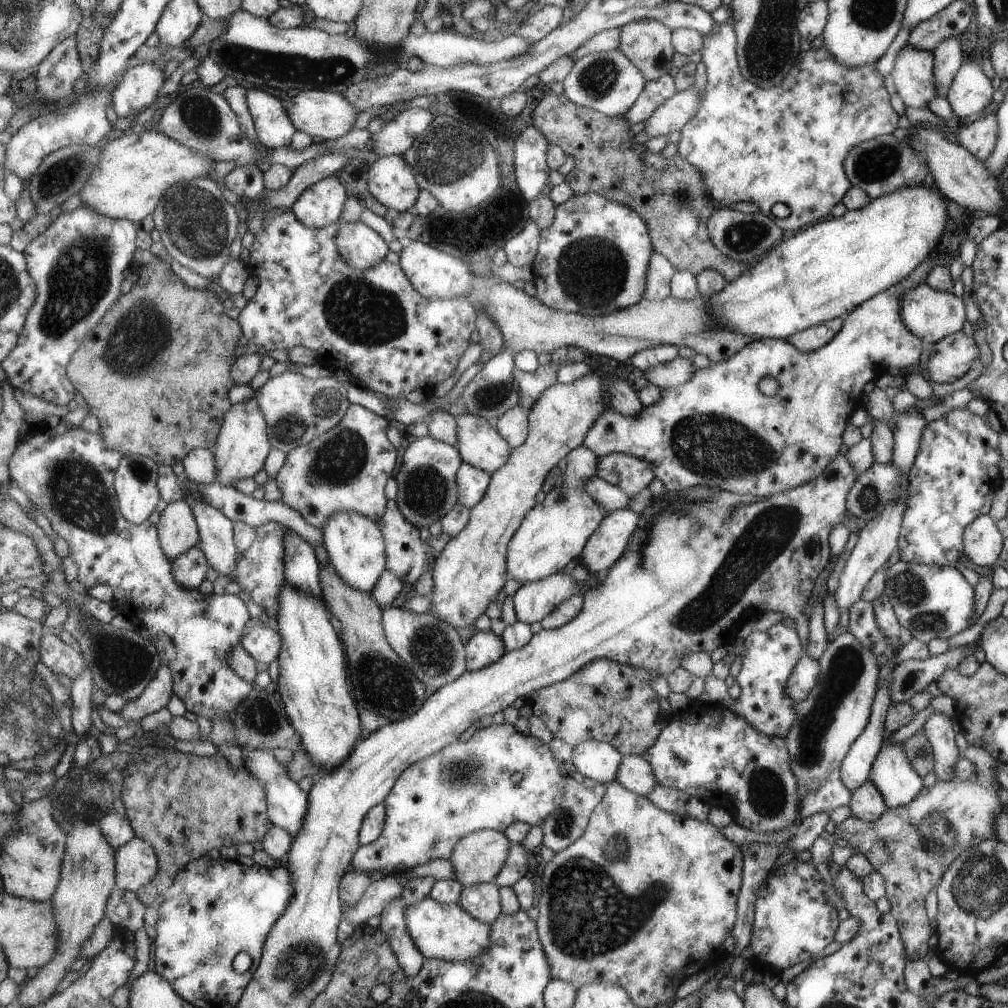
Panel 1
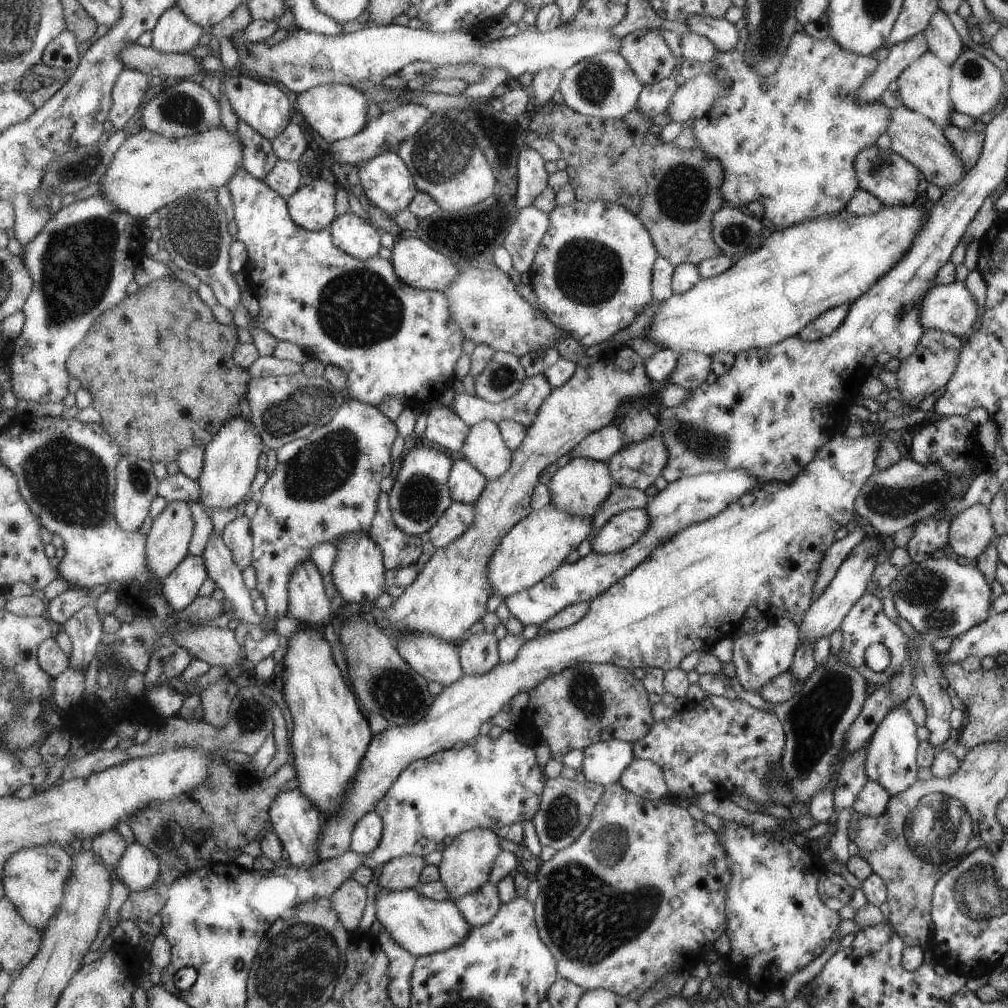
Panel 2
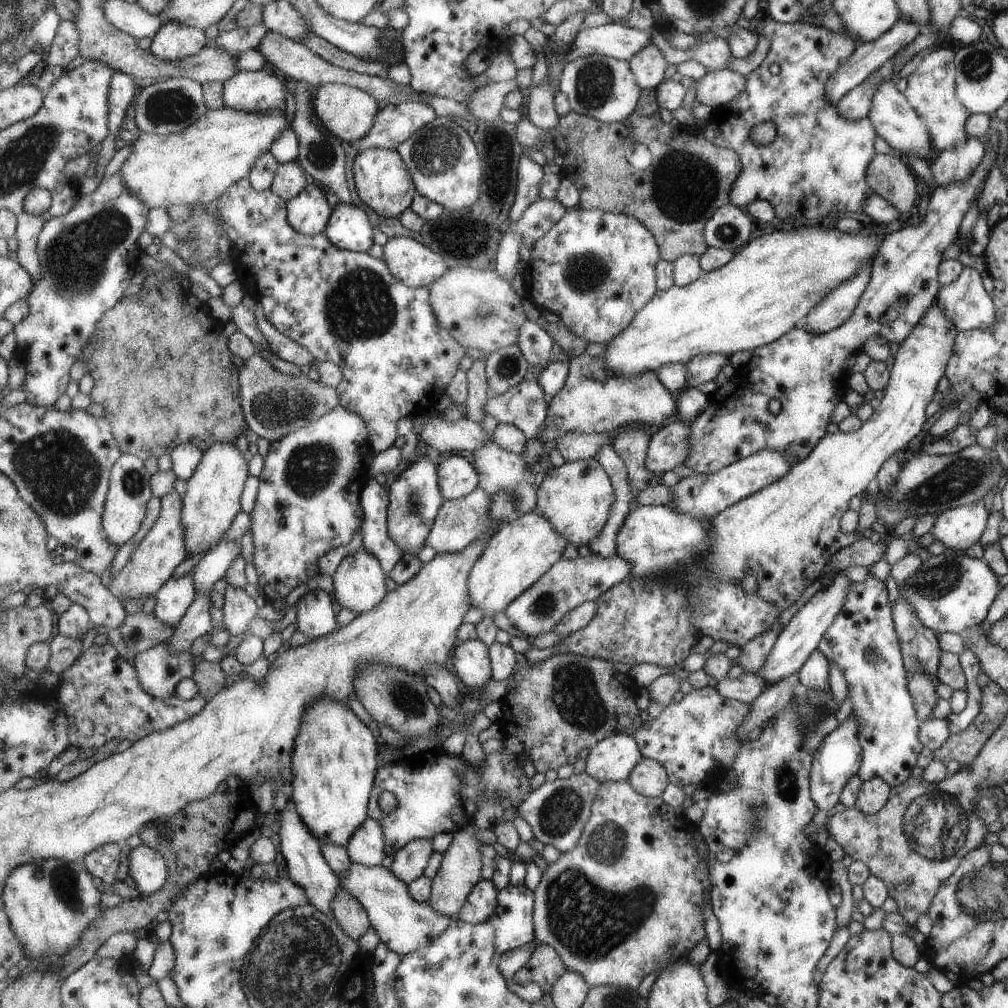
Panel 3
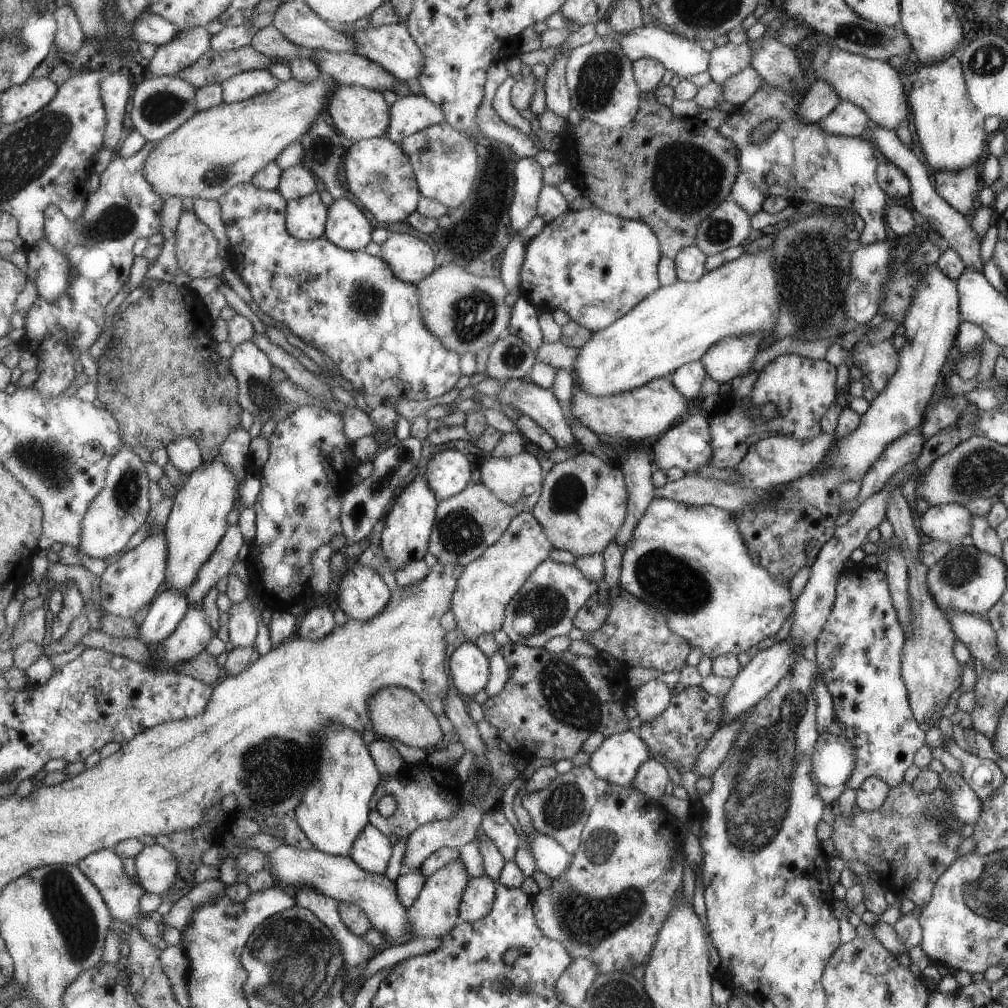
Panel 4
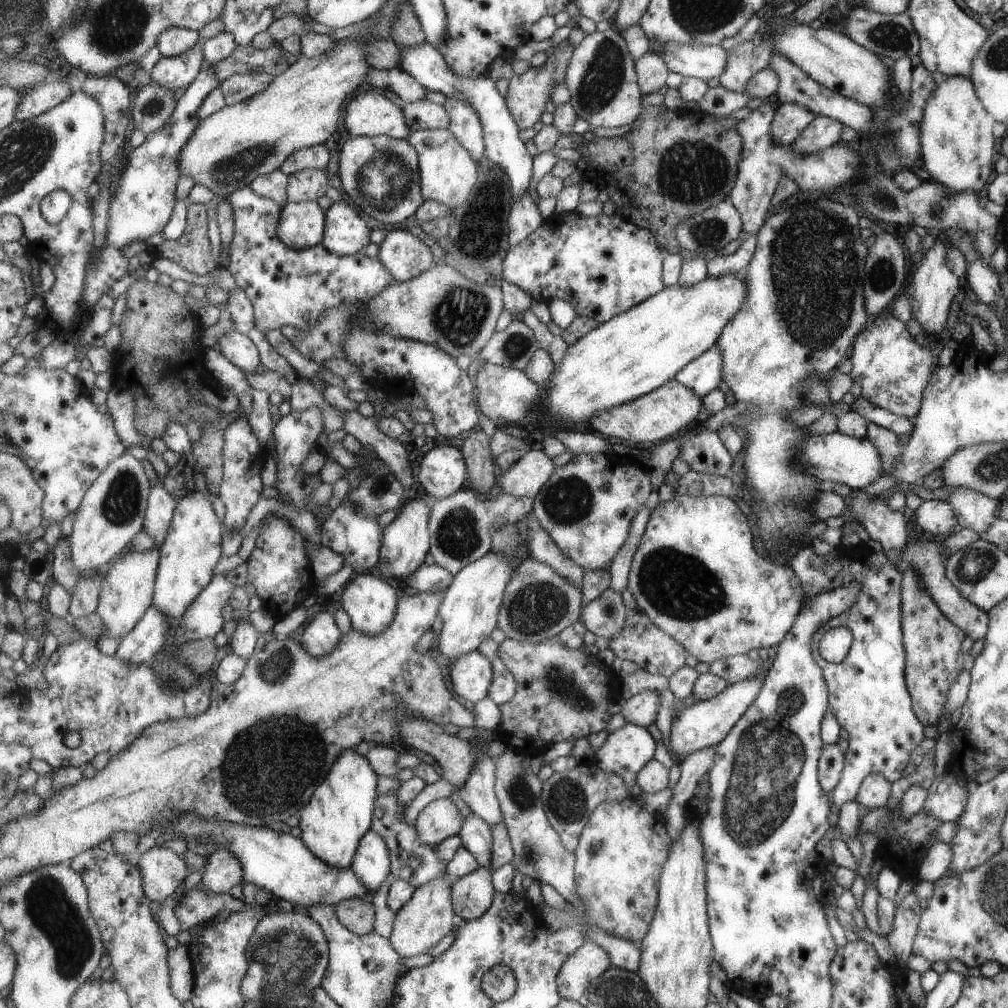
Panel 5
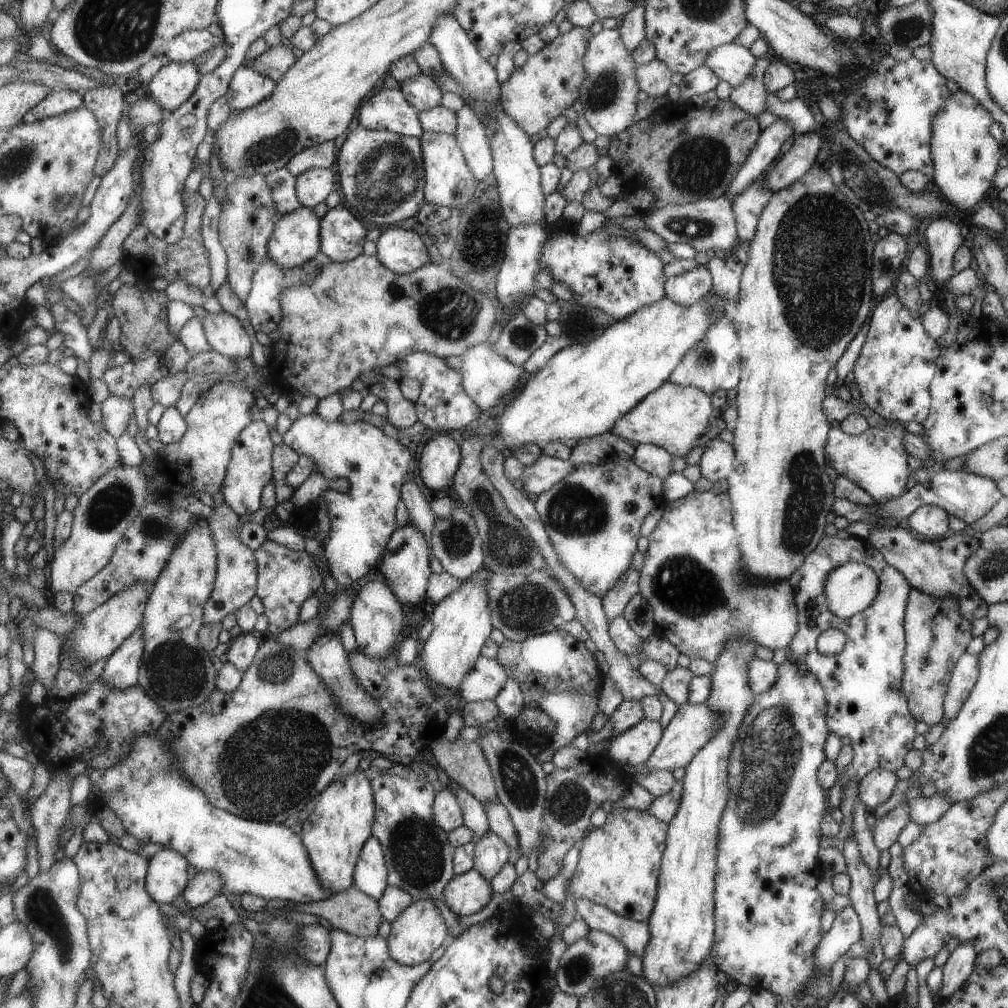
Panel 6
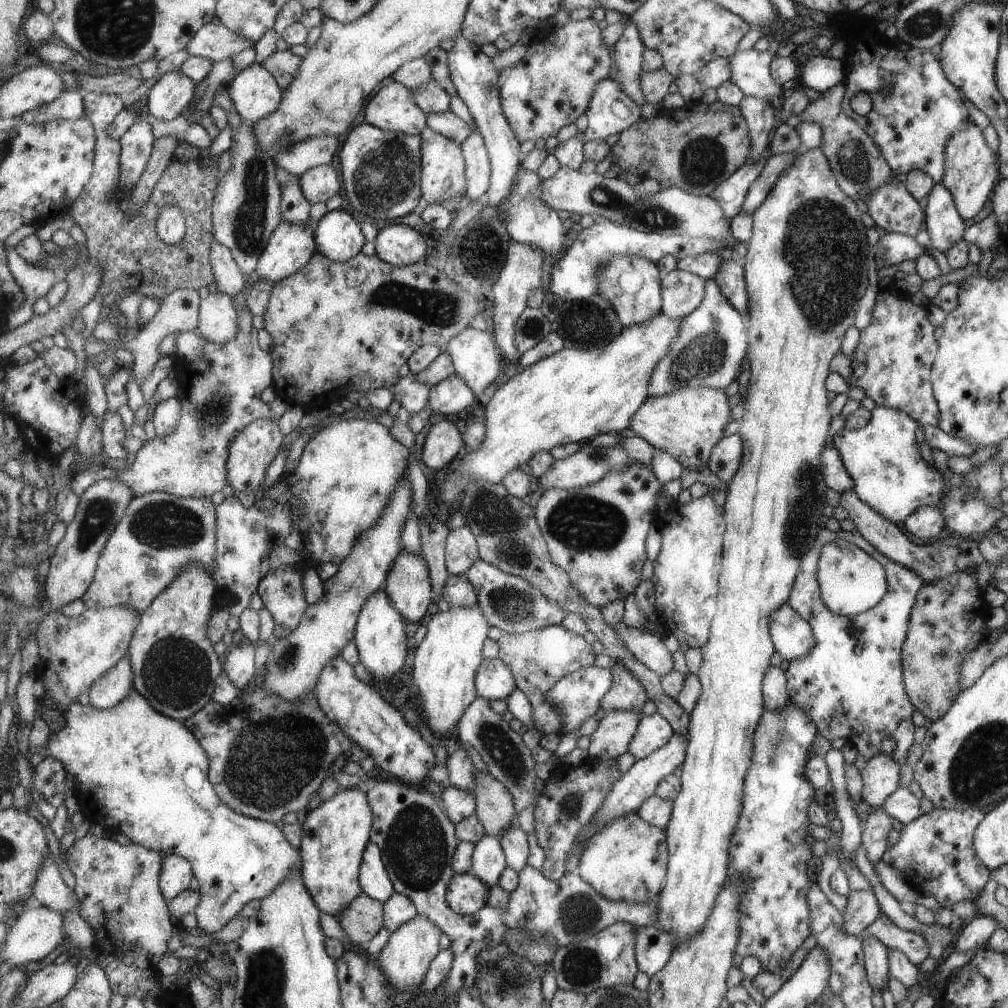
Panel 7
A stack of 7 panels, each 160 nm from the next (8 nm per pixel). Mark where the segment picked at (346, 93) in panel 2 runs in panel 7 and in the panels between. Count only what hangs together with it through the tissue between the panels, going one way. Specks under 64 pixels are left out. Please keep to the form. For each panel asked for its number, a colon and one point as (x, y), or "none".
3: (350, 113)
4: (358, 113)
5: (370, 114)
6: (388, 110)
7: (392, 108)

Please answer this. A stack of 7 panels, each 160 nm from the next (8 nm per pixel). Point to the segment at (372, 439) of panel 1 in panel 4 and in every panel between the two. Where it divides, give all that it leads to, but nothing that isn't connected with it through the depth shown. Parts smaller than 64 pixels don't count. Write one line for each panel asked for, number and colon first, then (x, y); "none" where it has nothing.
2: (327, 485)
3: (309, 502)
4: (299, 510)

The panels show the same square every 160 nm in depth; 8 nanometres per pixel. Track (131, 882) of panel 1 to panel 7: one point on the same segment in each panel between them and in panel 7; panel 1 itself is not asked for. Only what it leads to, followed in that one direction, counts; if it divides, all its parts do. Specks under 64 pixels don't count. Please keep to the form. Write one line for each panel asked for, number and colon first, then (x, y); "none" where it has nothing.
2: (139, 868)
3: (148, 868)
4: (156, 867)
5: (163, 870)
6: (167, 877)
7: (177, 873)

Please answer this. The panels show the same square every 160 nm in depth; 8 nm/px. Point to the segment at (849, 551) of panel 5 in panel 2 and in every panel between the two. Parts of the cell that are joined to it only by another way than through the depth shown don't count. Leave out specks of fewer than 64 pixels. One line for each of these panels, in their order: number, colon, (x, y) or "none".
2: (890, 760)
3: (887, 725)
4: (858, 651)

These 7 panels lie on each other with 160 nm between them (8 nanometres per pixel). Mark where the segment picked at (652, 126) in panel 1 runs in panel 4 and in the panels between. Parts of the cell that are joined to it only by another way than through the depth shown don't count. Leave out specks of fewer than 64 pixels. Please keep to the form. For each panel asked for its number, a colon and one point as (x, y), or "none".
2: (693, 98)
3: (717, 89)
4: (736, 89)

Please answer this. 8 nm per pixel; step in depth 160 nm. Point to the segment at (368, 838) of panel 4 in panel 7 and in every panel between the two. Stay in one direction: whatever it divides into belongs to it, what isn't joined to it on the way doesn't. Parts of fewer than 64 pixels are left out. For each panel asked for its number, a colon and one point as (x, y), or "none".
5: (373, 861)
6: (371, 875)
7: (375, 879)

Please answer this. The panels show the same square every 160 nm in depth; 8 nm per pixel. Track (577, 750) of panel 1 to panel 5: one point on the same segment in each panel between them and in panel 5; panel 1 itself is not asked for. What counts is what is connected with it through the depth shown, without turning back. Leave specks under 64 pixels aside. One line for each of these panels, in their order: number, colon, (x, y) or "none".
2: (604, 762)
3: (613, 759)
4: (618, 759)
5: (625, 752)

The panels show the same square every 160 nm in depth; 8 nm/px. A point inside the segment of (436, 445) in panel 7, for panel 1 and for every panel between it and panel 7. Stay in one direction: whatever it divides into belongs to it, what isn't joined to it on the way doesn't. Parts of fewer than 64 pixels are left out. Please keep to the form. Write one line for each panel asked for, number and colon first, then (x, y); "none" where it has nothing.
1: (473, 482)
2: (467, 482)
3: (458, 477)
4: (449, 472)
5: (444, 471)
6: (442, 457)

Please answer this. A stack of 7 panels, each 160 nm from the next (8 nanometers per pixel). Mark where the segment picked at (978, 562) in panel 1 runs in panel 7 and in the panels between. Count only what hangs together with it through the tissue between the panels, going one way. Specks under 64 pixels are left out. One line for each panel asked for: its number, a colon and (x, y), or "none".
2: (971, 531)
3: (958, 528)
4: (949, 522)
5: (936, 517)
6: (930, 521)
7: (924, 523)

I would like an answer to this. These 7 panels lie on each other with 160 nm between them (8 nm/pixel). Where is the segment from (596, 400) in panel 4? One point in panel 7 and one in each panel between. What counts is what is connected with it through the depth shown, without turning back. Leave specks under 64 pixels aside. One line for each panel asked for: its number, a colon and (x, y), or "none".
5: (658, 416)
6: (672, 416)
7: (687, 424)

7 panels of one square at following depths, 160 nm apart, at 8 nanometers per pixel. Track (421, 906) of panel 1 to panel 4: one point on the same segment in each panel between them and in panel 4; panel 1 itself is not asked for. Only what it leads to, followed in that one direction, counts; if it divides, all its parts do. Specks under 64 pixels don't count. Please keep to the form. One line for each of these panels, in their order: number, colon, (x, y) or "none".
2: (424, 926)
3: (405, 925)
4: (340, 877)

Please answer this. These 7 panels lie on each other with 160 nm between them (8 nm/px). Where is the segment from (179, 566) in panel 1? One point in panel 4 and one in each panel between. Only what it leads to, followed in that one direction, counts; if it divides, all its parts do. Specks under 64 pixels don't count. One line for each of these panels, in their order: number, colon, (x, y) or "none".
2: (181, 587)
3: (173, 601)
4: (166, 612)

